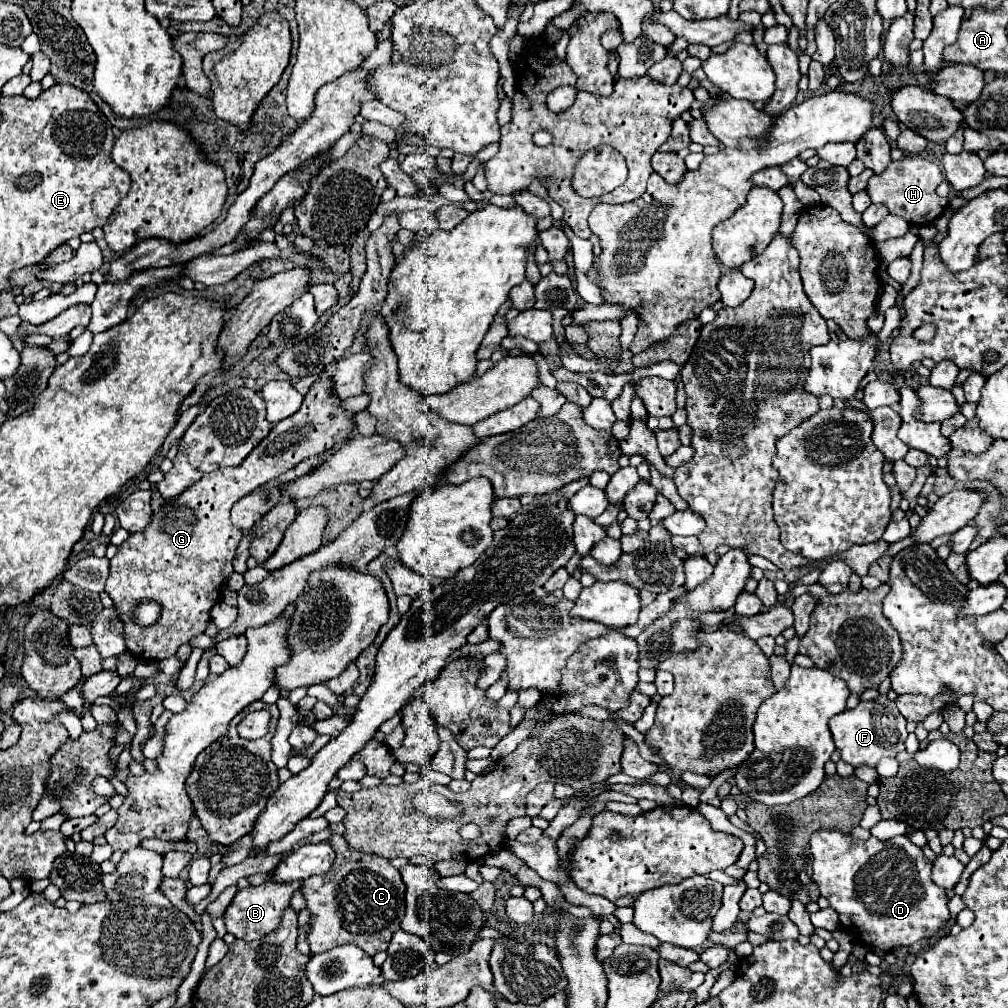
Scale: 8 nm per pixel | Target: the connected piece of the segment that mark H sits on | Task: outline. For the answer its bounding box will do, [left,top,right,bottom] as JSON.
[867,156,949,226]

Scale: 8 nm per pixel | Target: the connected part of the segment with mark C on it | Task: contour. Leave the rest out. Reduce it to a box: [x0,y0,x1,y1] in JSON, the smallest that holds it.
[301,834,405,956]

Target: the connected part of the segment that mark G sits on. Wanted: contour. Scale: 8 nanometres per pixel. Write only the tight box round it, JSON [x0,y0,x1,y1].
[105,372,357,662]

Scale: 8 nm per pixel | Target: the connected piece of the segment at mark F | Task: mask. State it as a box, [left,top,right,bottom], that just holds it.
[829,696,905,766]

